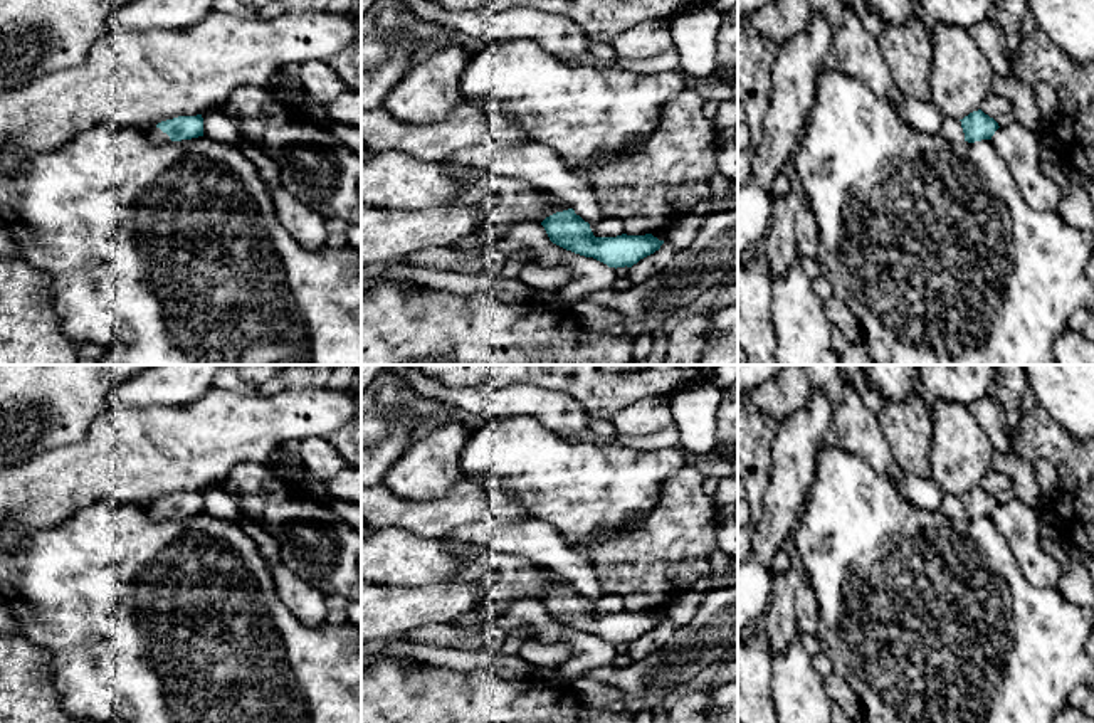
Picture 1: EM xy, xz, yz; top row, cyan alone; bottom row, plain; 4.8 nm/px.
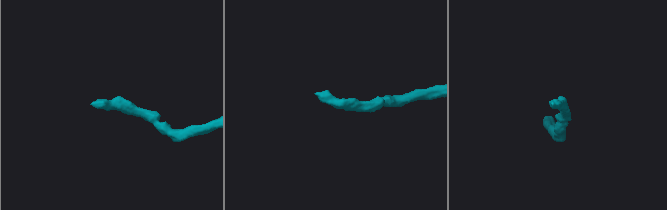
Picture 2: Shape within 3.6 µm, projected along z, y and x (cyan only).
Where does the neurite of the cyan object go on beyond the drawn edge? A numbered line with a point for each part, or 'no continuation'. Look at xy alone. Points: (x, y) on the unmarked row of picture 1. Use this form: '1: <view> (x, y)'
1: xy (153, 511)

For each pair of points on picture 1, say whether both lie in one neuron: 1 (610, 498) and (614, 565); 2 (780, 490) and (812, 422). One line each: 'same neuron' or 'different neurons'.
1: different neurons
2: same neuron

